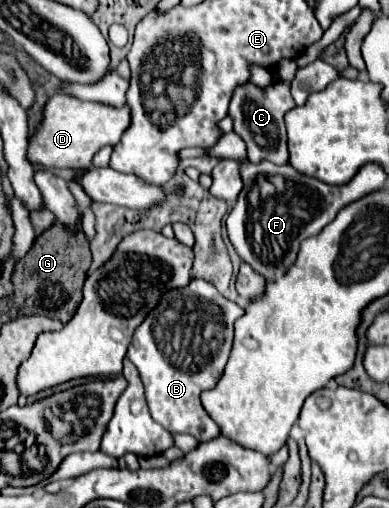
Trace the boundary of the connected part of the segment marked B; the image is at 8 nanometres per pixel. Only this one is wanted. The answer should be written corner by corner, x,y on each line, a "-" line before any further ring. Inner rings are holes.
191,280
191,284
183,290
185,294
205,294
207,300
211,300
213,304
217,304
221,310
225,310
225,330
223,330
223,338
221,342
217,342
213,348
207,350
207,358
201,360
201,354
197,356
197,350
191,350
191,360
183,362
183,364
173,364
169,362
163,352
157,348
155,340
151,340
151,320
145,320
133,336
133,344
127,352
127,358
137,366
143,386
145,386
145,396
147,396
147,404
151,410
151,416
157,424
161,424
167,432
173,434
191,434
195,436
199,442
207,442
213,440
217,436
221,436
219,426
213,422
209,414
202,406
199,396
201,392
215,388
215,384
219,382
223,368
229,360
229,352
231,352
231,344
233,344
233,324
237,318
241,318
245,312
243,308
239,308
235,302
229,302
227,298
223,298
211,284
207,284
205,280

